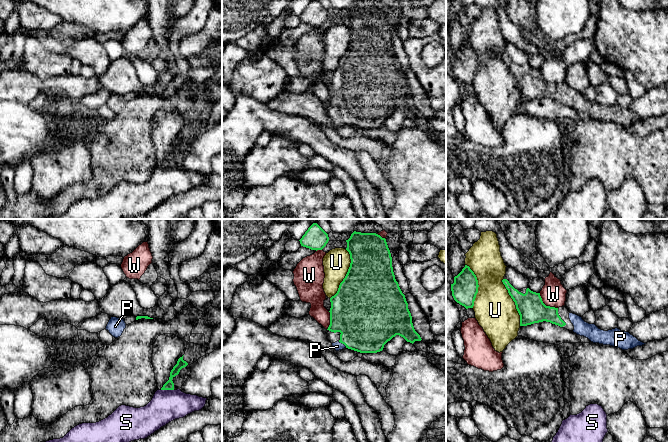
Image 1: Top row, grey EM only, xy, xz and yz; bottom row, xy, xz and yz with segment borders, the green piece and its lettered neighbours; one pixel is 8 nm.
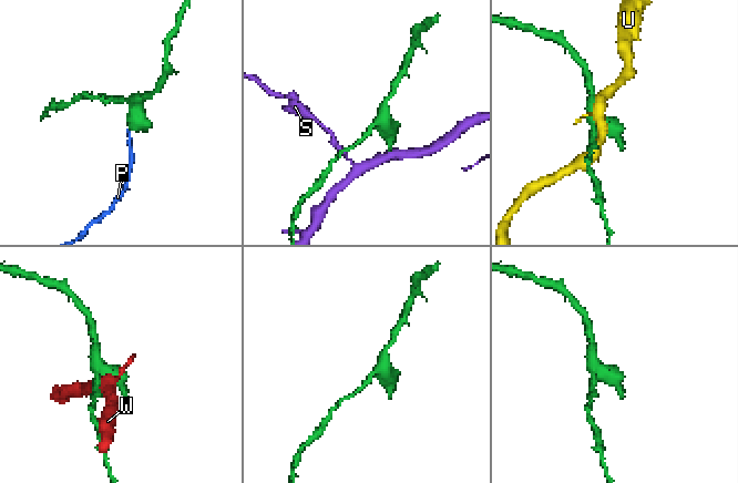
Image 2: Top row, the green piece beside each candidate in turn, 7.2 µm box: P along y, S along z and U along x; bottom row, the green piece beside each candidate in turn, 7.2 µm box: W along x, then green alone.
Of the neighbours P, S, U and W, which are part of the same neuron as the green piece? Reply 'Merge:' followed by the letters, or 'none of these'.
Merge: P

